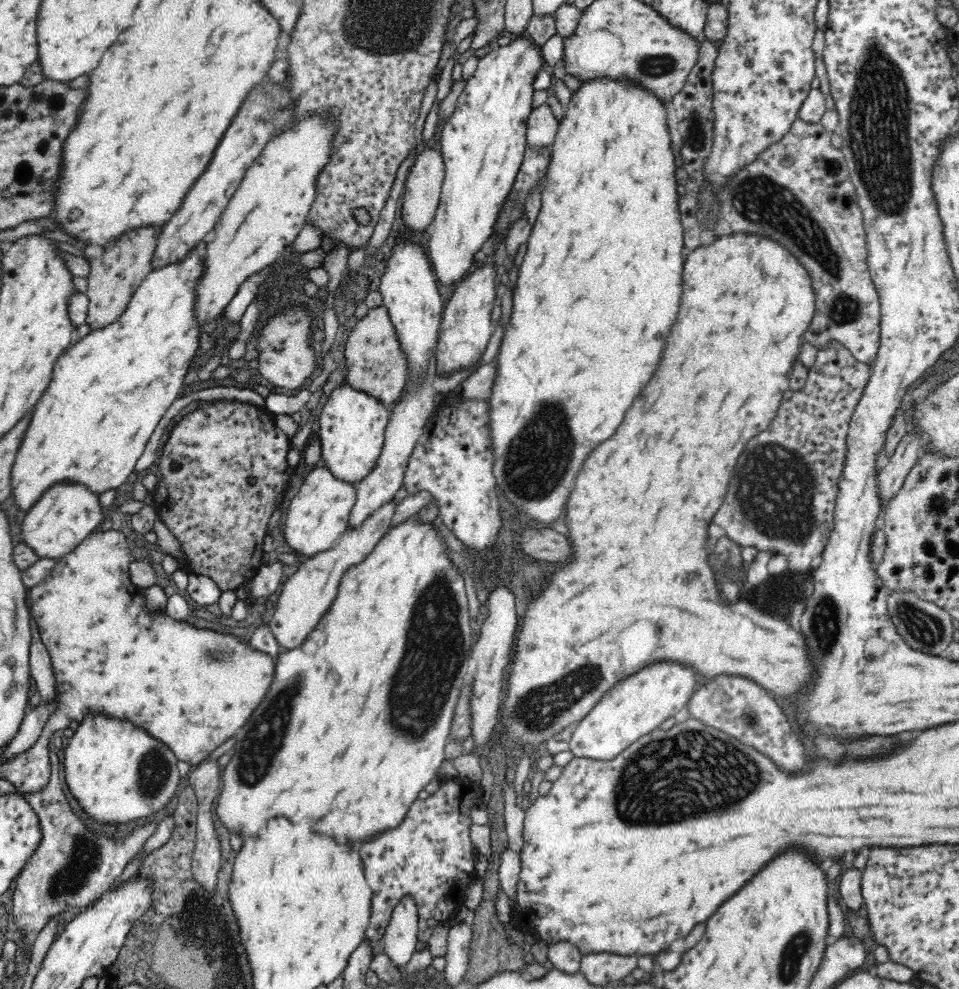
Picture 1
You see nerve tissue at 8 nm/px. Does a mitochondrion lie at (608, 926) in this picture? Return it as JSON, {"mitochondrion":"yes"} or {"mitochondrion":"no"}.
{"mitochondrion":"no"}

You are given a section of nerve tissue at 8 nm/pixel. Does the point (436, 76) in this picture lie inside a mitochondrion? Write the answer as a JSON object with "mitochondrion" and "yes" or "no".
{"mitochondrion":"no"}

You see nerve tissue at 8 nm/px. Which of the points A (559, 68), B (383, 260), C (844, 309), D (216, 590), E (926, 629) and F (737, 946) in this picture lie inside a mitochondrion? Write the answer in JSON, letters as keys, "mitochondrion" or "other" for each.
{"A":"other","B":"other","C":"mitochondrion","D":"other","E":"mitochondrion","F":"other"}

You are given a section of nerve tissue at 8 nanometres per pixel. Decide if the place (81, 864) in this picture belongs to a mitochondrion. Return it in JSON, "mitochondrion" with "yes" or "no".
{"mitochondrion":"yes"}

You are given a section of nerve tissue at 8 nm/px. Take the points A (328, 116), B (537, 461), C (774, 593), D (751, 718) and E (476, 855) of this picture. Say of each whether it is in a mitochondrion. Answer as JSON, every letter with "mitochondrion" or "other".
{"A":"other","B":"mitochondrion","C":"other","D":"mitochondrion","E":"other"}

